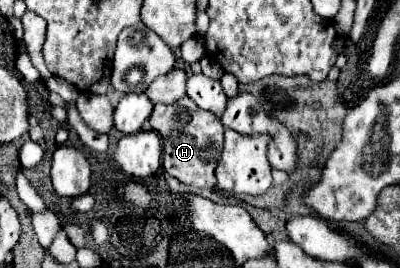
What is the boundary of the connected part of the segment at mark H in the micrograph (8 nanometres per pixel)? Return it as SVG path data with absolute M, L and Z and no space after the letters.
M187 97L173 105L155 105L149 117L153 131L161 135L163 143L163 169L193 189L215 187L215 165L223 149L223 125L215 113L197 107Z

